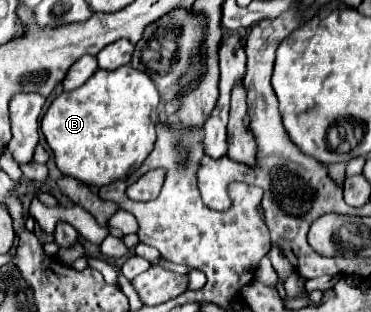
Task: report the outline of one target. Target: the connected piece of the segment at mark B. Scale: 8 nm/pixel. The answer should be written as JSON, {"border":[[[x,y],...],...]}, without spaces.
{"border":[[[83,56],[71,66],[63,80],[69,92],[51,102],[41,120],[41,130],[63,174],[103,186],[127,178],[153,150],[159,92],[145,72],[133,70],[129,64],[117,70],[95,70],[95,56]]]}

